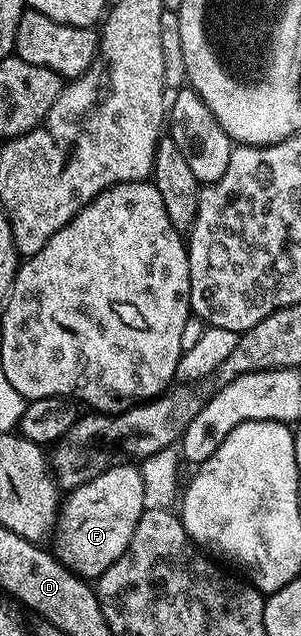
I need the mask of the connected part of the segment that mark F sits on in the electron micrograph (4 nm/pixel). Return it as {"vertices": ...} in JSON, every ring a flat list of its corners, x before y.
{"vertices":[[123,464,114,466,108,472,96,476,96,480,75,486,69,491,70,500,65,501,60,516,60,530,62,526,62,542,66,545,64,561,80,578,96,580,108,569,114,561,128,548,132,540,132,532,136,532,136,524,140,520,144,504,144,480,142,471,137,465]]}

